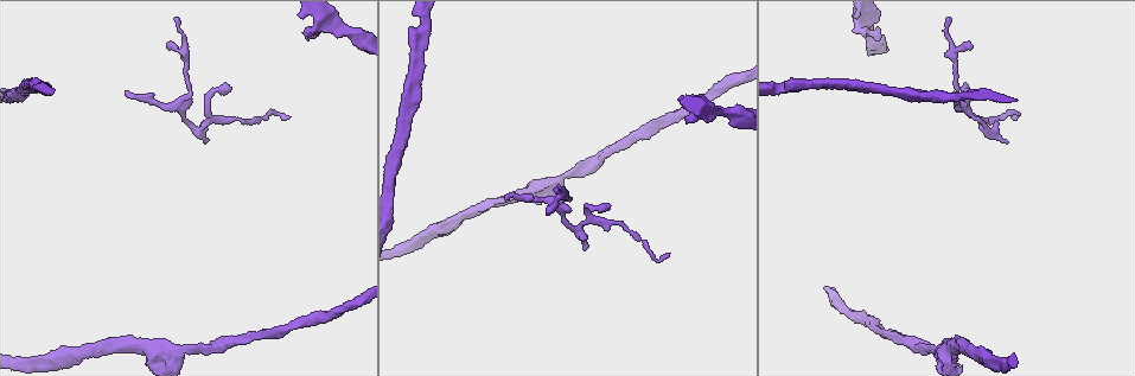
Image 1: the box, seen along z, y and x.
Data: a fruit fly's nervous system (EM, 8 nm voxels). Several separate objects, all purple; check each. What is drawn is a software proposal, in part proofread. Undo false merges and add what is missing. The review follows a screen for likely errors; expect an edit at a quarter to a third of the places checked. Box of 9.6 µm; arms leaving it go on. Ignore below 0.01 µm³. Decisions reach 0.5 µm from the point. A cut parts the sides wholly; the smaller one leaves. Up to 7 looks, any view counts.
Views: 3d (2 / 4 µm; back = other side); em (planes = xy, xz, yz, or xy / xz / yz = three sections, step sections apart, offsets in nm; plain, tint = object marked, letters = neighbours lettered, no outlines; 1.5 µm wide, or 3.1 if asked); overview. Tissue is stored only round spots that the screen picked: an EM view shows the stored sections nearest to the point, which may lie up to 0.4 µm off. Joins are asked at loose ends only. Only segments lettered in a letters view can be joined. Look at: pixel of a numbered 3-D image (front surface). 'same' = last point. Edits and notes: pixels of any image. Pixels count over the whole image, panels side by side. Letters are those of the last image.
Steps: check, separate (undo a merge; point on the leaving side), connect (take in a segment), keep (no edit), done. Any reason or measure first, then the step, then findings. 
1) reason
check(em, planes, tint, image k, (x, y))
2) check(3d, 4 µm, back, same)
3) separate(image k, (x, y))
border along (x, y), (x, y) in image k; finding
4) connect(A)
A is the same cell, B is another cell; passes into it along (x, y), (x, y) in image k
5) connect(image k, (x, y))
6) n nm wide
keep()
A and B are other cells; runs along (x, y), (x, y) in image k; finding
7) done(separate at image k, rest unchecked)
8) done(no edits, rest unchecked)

an open end
check(em, planes, letters, image 1, (880, 38))

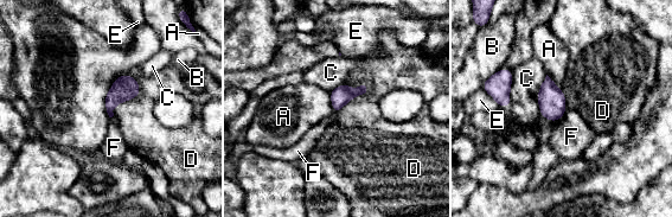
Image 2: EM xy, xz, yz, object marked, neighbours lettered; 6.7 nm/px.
keep()
A, B, C, D, E and F are other cells; border along (565, 110), (562, 117) in image 2; none of them fits

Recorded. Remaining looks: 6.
free end
check(em, planes, letters, image 1, (1008, 143))

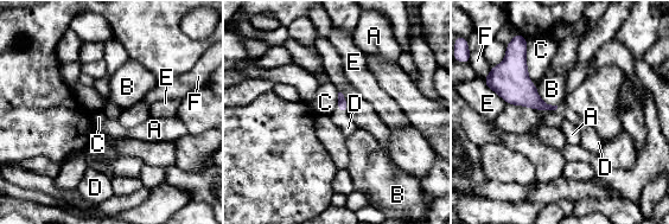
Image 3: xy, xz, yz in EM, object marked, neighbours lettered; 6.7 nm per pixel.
C touches over 320 nm
connect(D)
D is the same cell, A, B, C, E and F are other cells; the neuron continues

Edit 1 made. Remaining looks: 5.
free end
check(em, planes, letters, image 1, (954, 91))

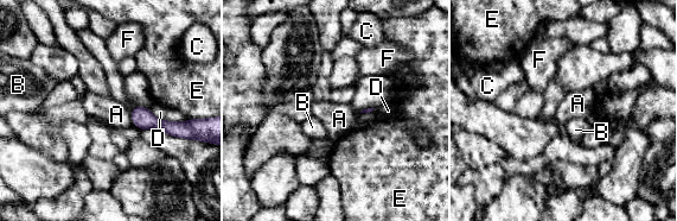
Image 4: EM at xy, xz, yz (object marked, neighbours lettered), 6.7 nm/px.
keep()
A, B, C, D, E and F are other cells; runs along (133, 113), (172, 128), (211, 122) in image 4; none of them fits

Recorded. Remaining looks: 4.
done(connect at image 3, rest unchecked)

